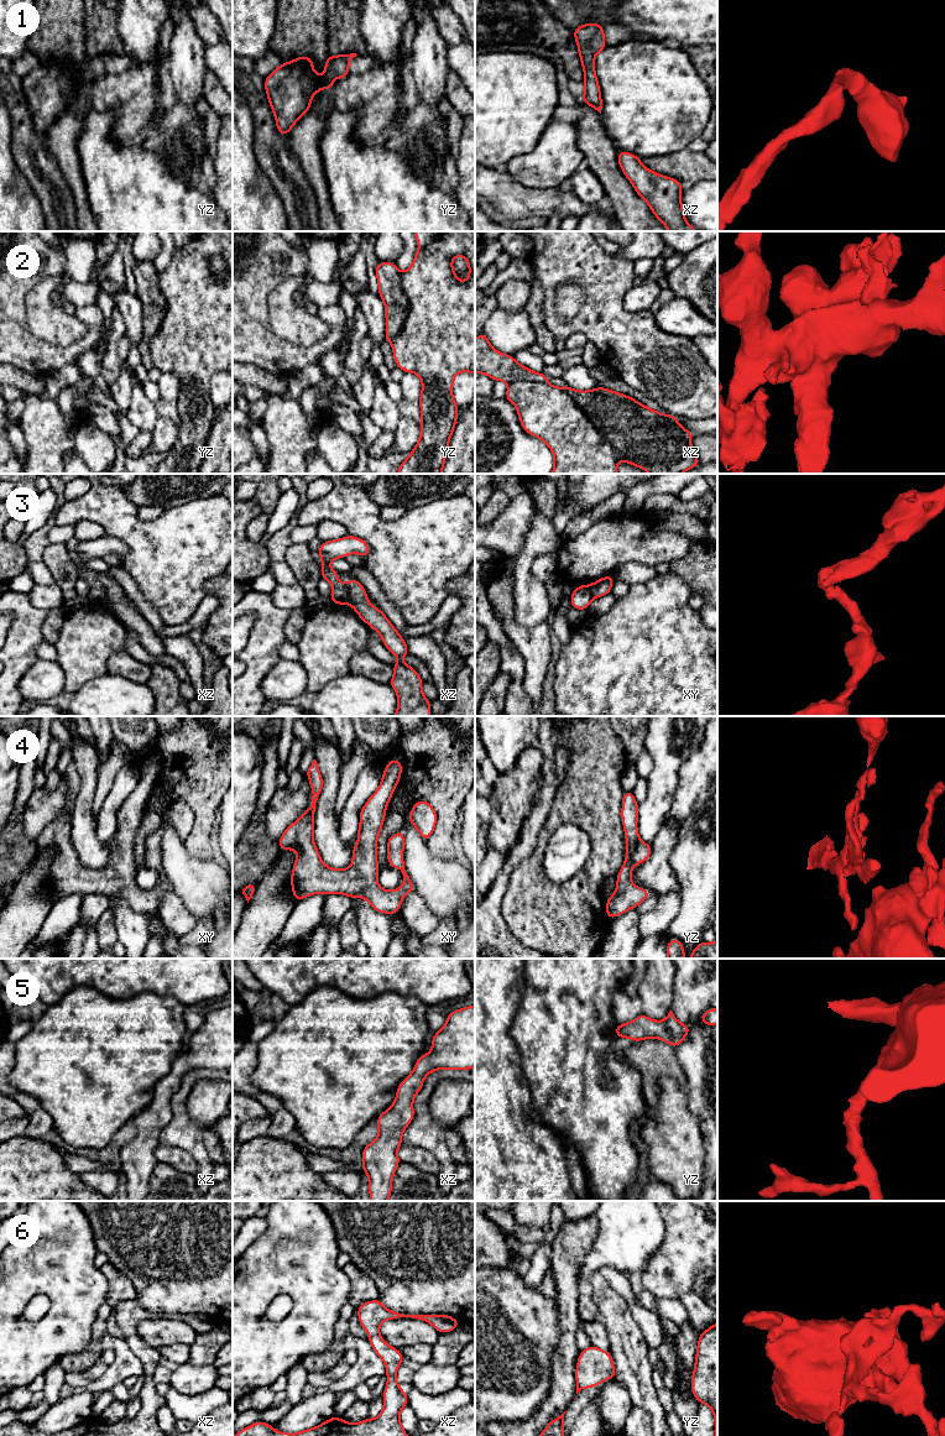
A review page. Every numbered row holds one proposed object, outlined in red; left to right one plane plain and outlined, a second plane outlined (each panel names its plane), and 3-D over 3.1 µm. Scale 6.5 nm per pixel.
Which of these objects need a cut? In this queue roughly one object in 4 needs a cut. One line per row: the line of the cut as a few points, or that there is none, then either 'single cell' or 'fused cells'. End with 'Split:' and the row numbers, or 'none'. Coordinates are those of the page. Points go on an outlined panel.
1: no cut | single cell
2: yz (402, 273), (401, 287), (408, 303), (408, 313), (391, 343) | fused cells
3: xz (349, 588), (346, 601) | fused cells
4: no cut | single cell
5: no cut | single cell
6: no cut | single cell
Split: 2, 3

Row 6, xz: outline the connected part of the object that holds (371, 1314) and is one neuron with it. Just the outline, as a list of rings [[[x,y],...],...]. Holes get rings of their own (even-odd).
[[[380,1299],[367,1301],[357,1307],[360,1325],[367,1331],[367,1340],[375,1353],[386,1365],[387,1385],[383,1390],[383,1410],[376,1419],[367,1417],[357,1424],[344,1419],[330,1417],[322,1425],[297,1434],[275,1431],[272,1425],[259,1421],[235,1436],[407,1436],[400,1421],[401,1410],[408,1405],[408,1396],[396,1382],[396,1373],[402,1364],[403,1354],[383,1342],[380,1325],[386,1320],[408,1318],[430,1323],[439,1333],[454,1331],[461,1322],[449,1315],[427,1315],[395,1312],[386,1309]]]

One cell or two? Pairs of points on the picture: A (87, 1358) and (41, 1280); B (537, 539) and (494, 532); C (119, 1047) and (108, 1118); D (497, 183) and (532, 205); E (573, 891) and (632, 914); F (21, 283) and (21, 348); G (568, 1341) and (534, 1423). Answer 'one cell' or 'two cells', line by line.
A: two cells
B: two cells
C: one cell
D: one cell
E: two cells
F: one cell
G: one cell

